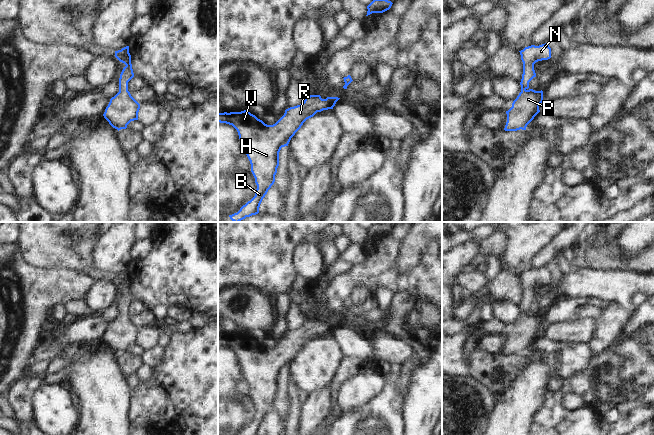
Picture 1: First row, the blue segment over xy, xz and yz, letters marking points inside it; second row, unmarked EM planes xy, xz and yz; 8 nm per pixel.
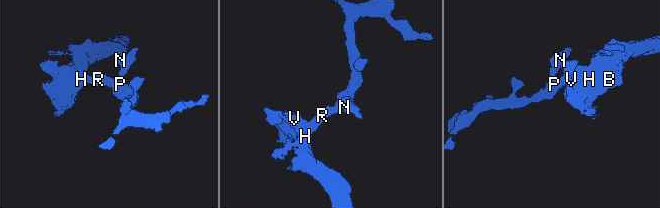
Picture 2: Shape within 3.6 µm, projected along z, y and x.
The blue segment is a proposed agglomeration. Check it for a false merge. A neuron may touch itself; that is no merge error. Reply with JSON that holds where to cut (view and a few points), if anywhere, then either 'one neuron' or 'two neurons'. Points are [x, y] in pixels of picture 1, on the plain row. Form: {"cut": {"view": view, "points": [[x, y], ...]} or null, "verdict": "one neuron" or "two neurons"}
{"cut": null, "verdict": "one neuron"}

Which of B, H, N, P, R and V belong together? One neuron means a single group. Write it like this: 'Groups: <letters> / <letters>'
Groups: B H N P R V.

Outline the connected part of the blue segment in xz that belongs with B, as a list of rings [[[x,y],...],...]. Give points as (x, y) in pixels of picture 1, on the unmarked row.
[[[307,320],[300,329],[286,333],[284,339],[273,349],[265,348],[246,334],[218,337],[218,346],[232,349],[237,354],[257,409],[255,420],[239,435],[259,435],[263,422],[275,406],[281,372],[288,370],[307,343],[317,336],[333,333],[339,323]]]

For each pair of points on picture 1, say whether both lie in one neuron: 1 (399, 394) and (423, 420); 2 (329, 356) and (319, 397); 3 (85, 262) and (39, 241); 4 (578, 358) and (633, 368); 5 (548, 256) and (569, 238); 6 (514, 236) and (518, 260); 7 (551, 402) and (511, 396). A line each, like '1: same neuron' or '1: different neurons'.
1: different neurons
2: different neurons
3: same neuron
4: different neurons
5: same neuron
6: same neuron
7: different neurons

